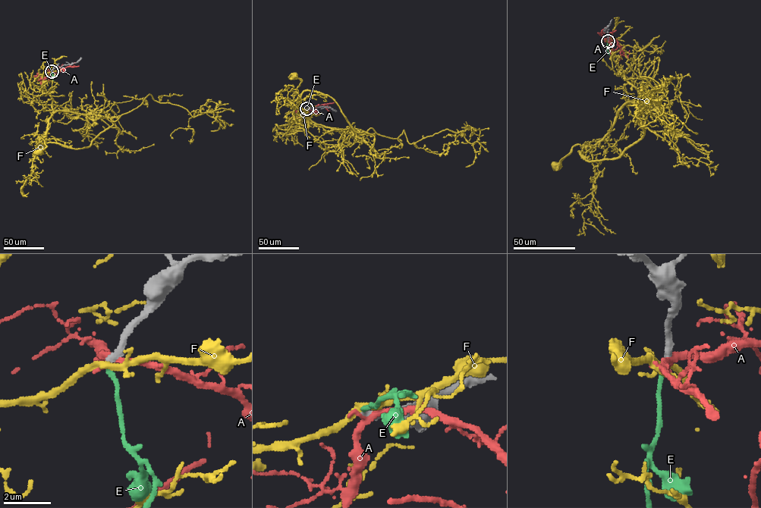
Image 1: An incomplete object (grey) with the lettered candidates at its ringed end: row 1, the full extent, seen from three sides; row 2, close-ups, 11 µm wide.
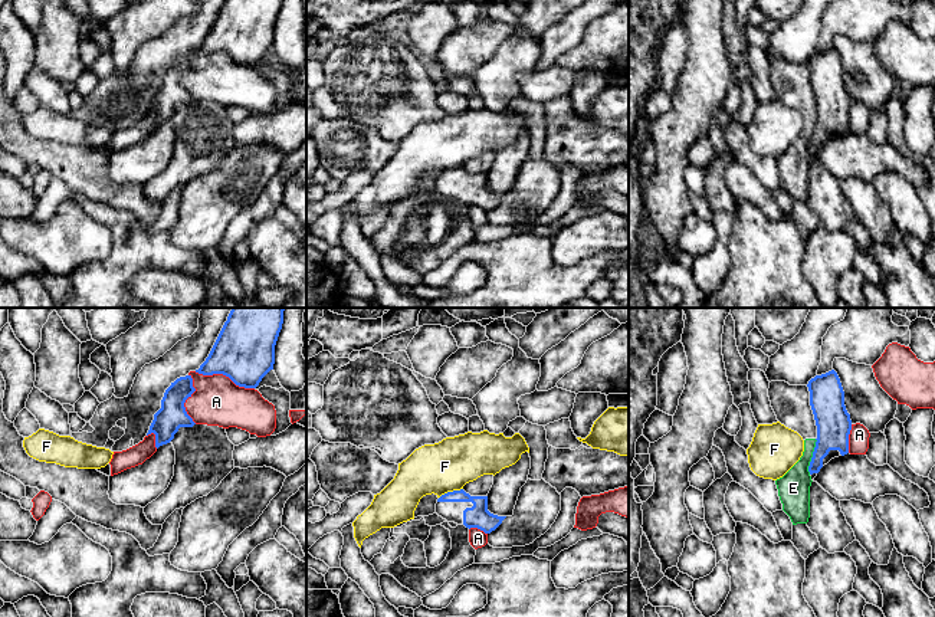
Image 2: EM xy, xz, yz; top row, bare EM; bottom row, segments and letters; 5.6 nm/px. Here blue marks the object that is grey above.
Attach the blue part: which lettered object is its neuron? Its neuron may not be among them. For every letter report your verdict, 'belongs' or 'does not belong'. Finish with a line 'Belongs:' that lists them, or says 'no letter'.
A: does not belong
E: does not belong
F: does not belong
Belongs: no letter

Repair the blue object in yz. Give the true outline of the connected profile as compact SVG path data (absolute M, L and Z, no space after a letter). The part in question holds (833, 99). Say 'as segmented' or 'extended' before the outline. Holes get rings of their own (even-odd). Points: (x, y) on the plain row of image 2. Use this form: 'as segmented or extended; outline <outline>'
extended; outline M834 47L816 53L807 62L810 83L817 104L817 119L808 144L811 158L831 137L849 131L850 92L844 69Z

